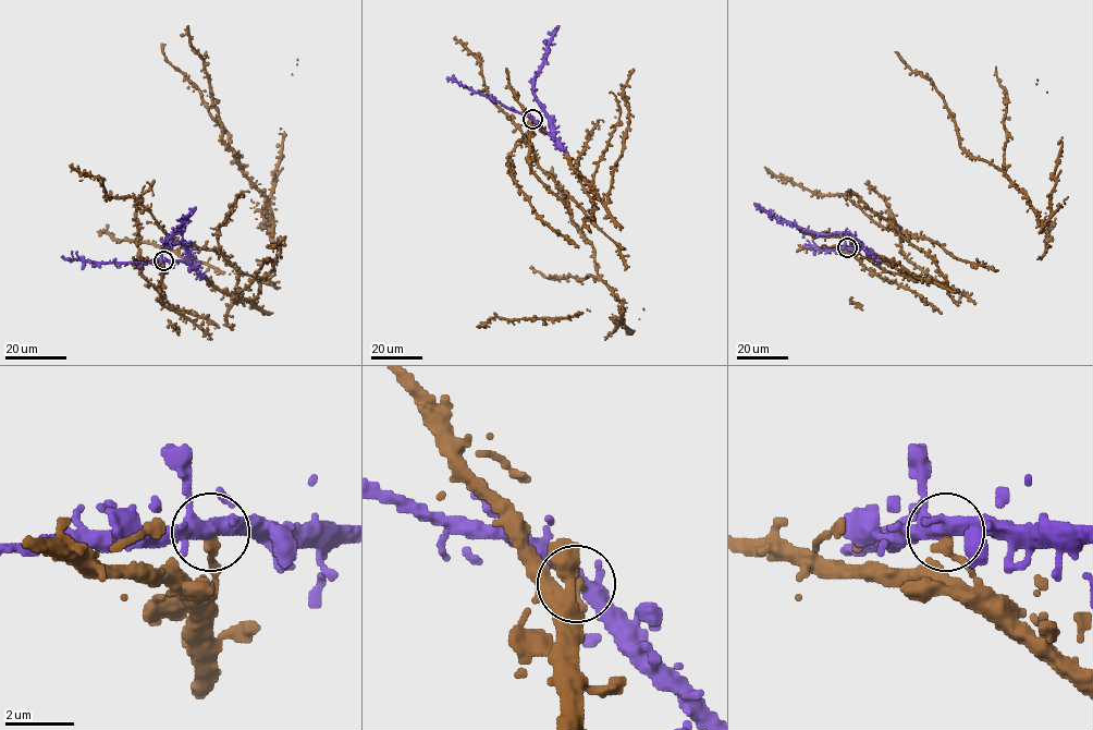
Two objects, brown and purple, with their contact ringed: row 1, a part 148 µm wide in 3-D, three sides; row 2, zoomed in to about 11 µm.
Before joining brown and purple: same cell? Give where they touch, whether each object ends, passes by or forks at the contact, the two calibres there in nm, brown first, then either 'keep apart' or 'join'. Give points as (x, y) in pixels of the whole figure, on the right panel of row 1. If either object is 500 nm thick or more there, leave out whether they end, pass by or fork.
(847, 247) | brown ends | purple forks | 320/340 nm | join

